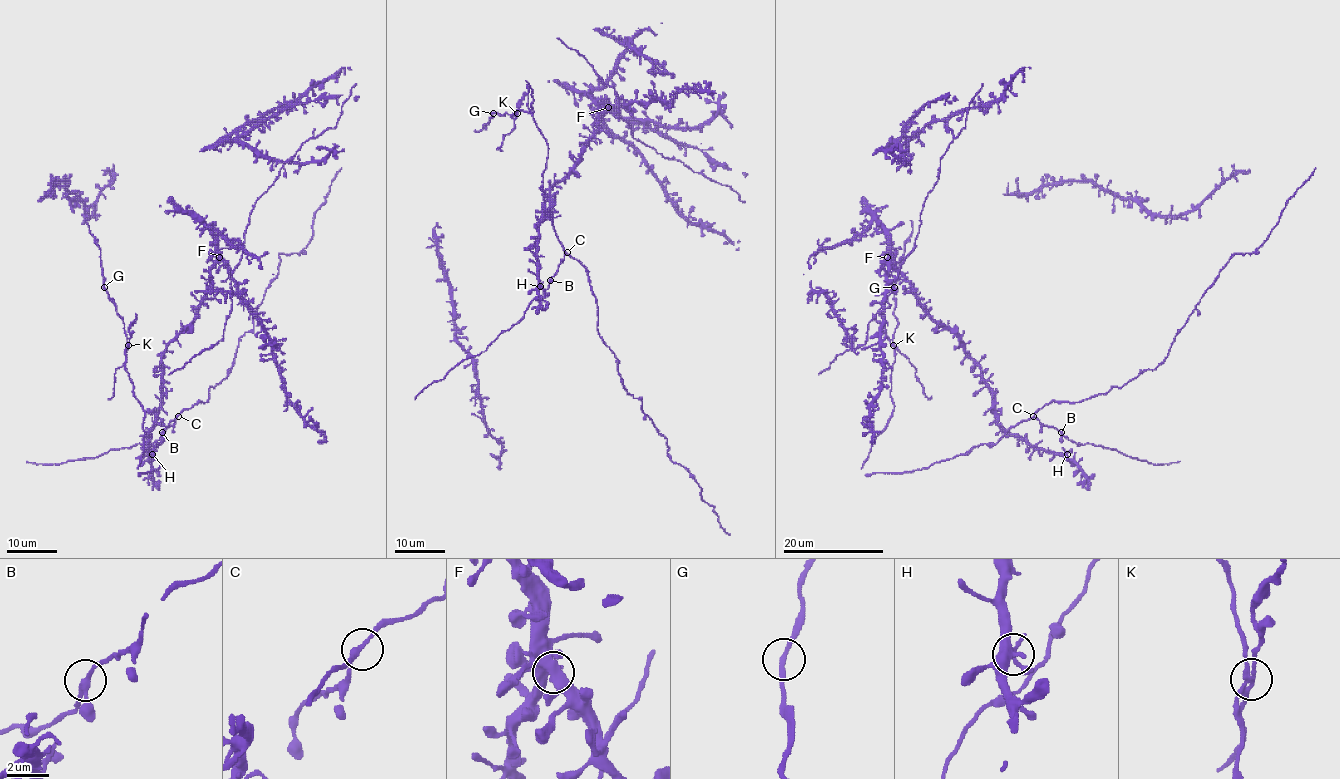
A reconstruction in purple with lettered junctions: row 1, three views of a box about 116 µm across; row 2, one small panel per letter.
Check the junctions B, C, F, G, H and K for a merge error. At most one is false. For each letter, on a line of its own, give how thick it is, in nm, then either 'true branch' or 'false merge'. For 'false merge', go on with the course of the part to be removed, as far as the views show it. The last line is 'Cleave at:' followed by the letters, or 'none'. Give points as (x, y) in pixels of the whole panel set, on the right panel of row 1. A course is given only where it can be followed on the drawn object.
B: calibre 220 nm; true branch
C: calibre 220 nm; true branch
F: calibre 480 nm; true branch
G: calibre 220 nm; true branch
H: calibre 300 nm; true branch
K: calibre 220 nm; false merge; course (894, 346), (916, 371), (923, 392), (929, 398), (931, 396)
Cleave at: K

